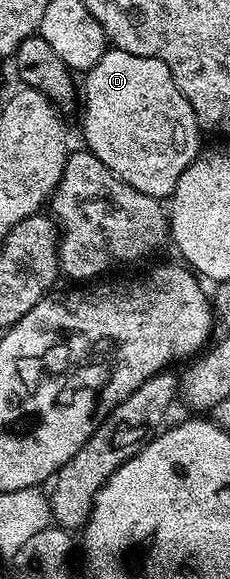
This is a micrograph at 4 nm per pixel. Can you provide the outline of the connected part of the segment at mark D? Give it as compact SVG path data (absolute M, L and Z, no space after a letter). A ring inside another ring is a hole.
M108 49L98 61L98 65L86 72L83 79L83 146L126 185L133 186L139 193L152 195L158 200L167 200L178 185L178 177L186 173L186 169L202 150L200 122L196 120L190 101L186 101L182 89L178 89L168 66L161 59L154 57L142 57L134 53Z

